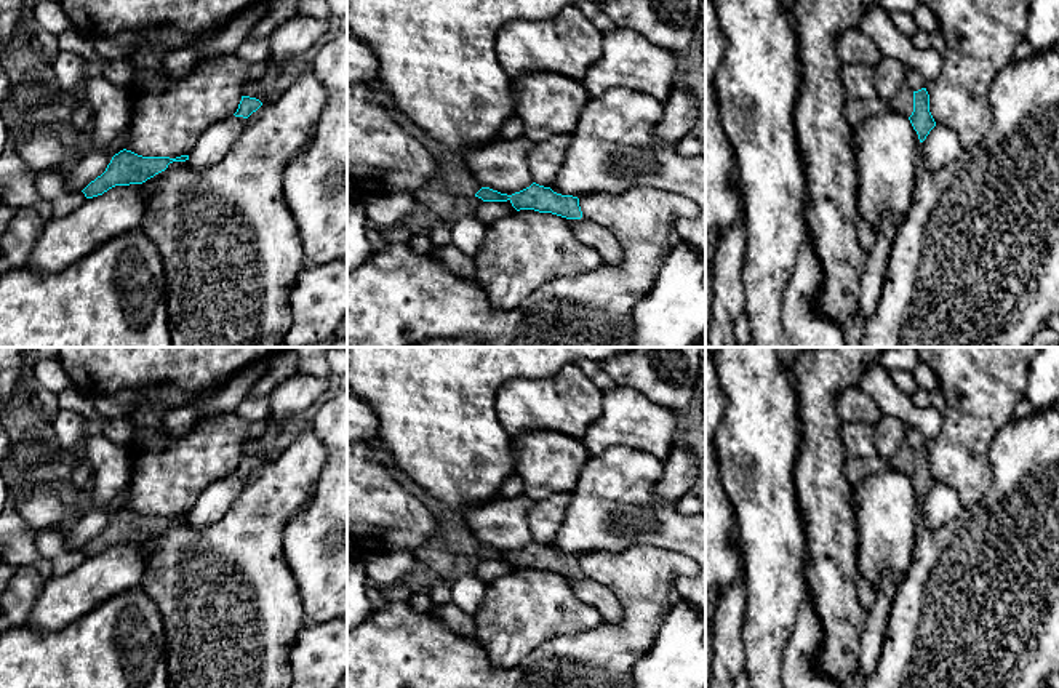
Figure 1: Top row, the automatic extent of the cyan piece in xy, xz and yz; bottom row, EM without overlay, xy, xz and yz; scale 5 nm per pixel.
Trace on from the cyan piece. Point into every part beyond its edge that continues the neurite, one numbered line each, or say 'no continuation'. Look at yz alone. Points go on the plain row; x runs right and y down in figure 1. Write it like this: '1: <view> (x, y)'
1: yz (903, 461)

